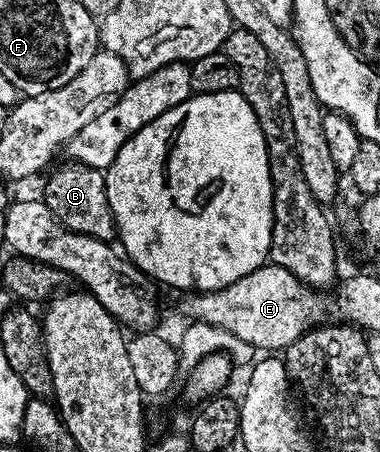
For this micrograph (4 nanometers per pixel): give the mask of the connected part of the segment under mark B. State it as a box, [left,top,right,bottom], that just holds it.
[43,162,117,241]

